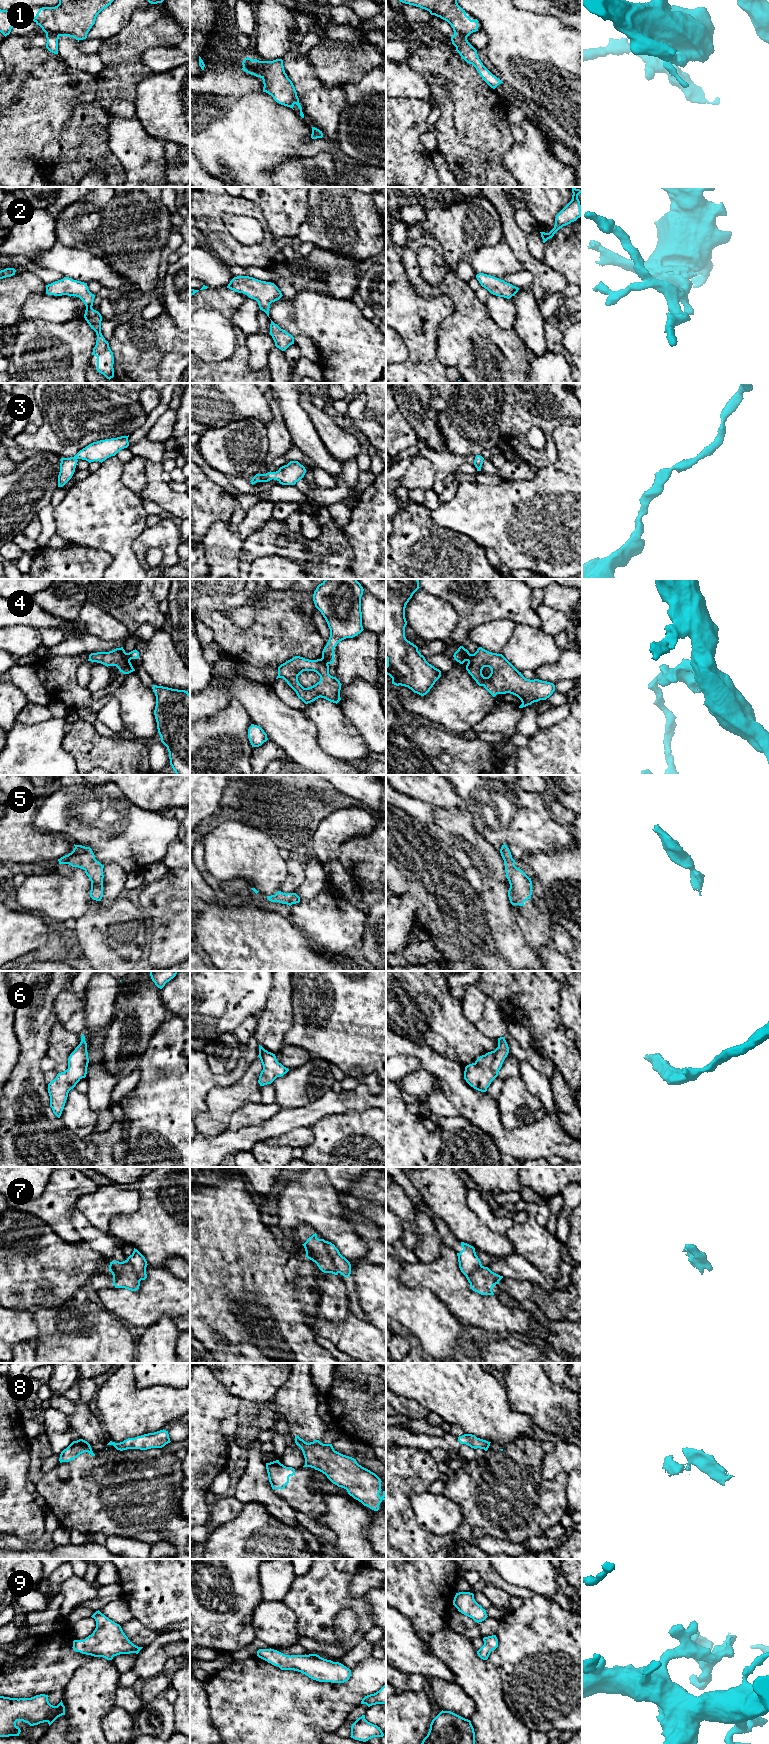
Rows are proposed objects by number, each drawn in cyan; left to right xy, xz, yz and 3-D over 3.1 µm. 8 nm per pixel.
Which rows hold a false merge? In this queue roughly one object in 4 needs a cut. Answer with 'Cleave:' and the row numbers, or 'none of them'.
Cleave: 1, 4, 7, 8

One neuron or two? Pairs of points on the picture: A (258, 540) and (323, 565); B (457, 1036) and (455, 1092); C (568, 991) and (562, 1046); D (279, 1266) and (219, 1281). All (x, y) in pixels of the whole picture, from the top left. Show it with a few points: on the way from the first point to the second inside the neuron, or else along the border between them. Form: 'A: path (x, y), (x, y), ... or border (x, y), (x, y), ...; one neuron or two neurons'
A: path (277, 548), (288, 547), (291, 544), (316, 546); one neuron
B: border (434, 1051), (456, 1059), (465, 1066); two neurons
C: border (560, 1001), (559, 1015), (567, 1028); two neurons
D: path (264, 1281), (234, 1281); one neuron

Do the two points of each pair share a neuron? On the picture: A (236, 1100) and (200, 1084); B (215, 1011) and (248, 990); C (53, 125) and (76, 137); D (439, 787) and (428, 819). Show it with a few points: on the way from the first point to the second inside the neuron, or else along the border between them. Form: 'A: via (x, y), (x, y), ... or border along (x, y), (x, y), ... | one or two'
A: border along (233, 1082), (214, 1087), (202, 1111) | two
B: via (223, 1003), (236, 990), (240, 990) | one
C: border along (73, 109), (73, 114), (63, 131), (44, 145) | two
D: border along (410, 797), (427, 802), (433, 807) | two

